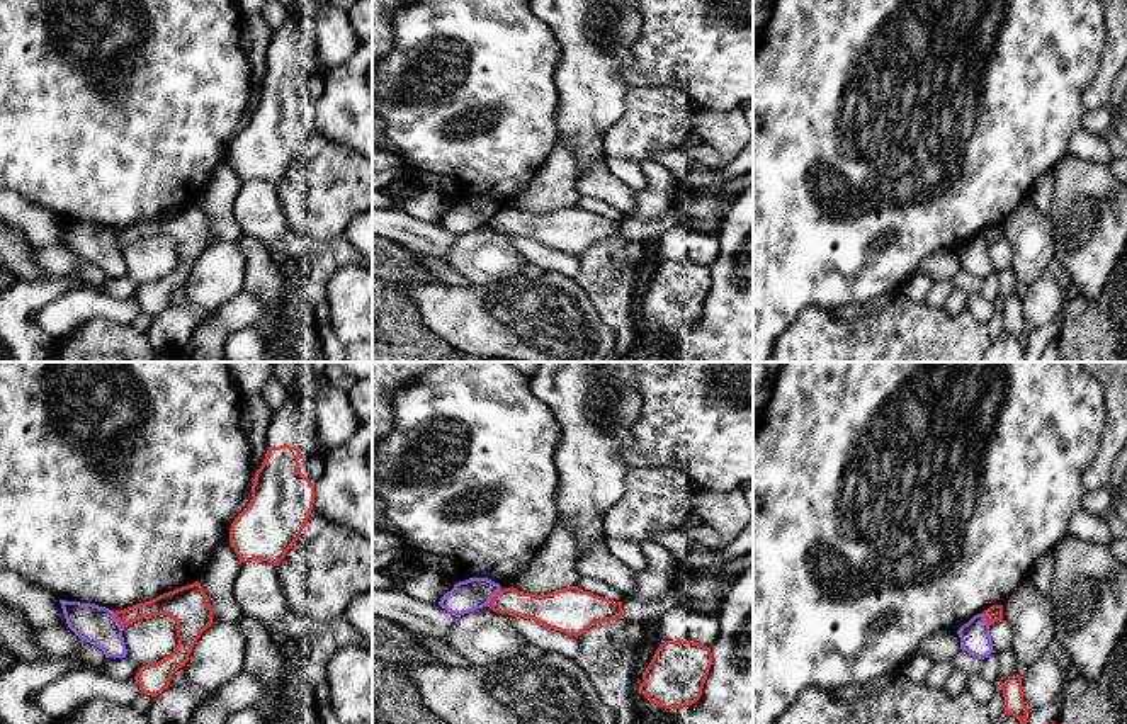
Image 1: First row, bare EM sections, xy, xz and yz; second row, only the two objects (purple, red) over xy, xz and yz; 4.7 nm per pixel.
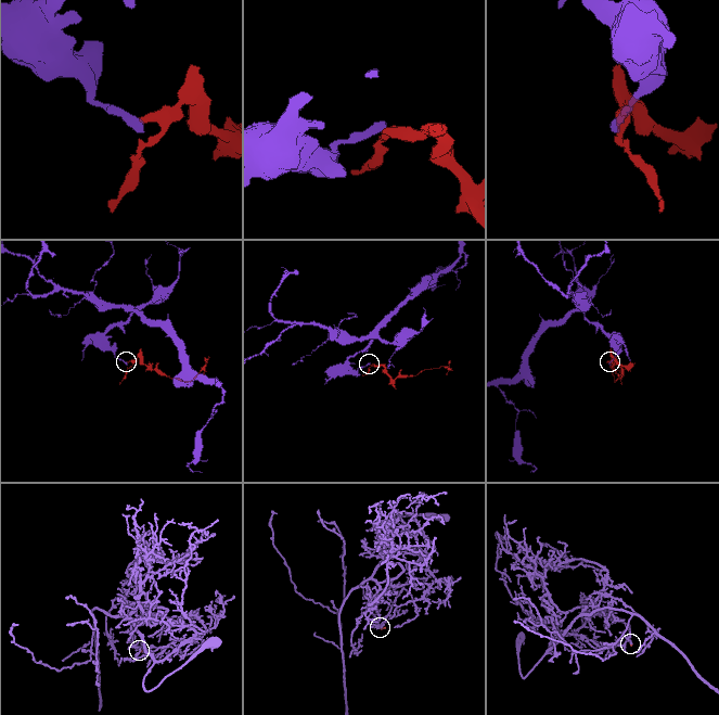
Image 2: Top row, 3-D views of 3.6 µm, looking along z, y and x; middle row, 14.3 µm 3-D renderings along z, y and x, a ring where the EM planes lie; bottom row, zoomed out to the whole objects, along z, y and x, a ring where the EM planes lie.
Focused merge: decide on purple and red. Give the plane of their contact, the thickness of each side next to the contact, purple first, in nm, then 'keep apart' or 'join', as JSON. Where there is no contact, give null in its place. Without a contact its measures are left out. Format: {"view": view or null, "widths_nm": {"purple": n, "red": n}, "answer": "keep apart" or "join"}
{"view": "xz", "widths_nm": {"purple": 150, "red": 140}, "answer": "keep apart"}

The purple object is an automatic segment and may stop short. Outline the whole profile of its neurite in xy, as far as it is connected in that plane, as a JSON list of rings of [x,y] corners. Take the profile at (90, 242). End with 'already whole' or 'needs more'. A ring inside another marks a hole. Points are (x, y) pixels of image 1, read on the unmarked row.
[[[59,219],[68,246],[82,258],[104,270],[105,277],[126,277],[124,246],[114,229],[93,223]]] | already whole

